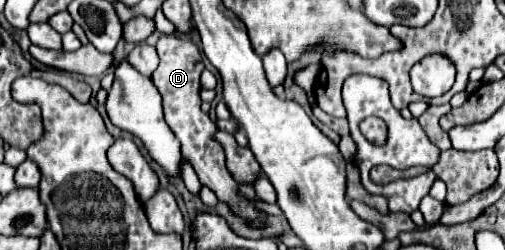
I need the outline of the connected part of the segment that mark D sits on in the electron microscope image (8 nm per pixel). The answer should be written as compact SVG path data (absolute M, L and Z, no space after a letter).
M161 36L157 42L157 54L159 54L159 66L153 72L153 82L163 98L163 110L165 110L165 120L169 124L169 128L175 132L177 140L181 142L181 152L183 158L187 158L191 162L191 166L195 168L201 184L209 186L219 200L227 202L233 206L233 210L237 214L241 214L243 218L253 220L253 224L261 224L261 214L251 206L251 202L245 196L239 196L237 192L237 184L233 180L233 176L227 172L225 166L225 152L223 146L215 140L215 132L217 126L211 122L209 114L201 112L201 98L199 98L199 76L203 72L203 62L201 62L201 54L197 50L197 46L189 40L181 40L177 36Z

